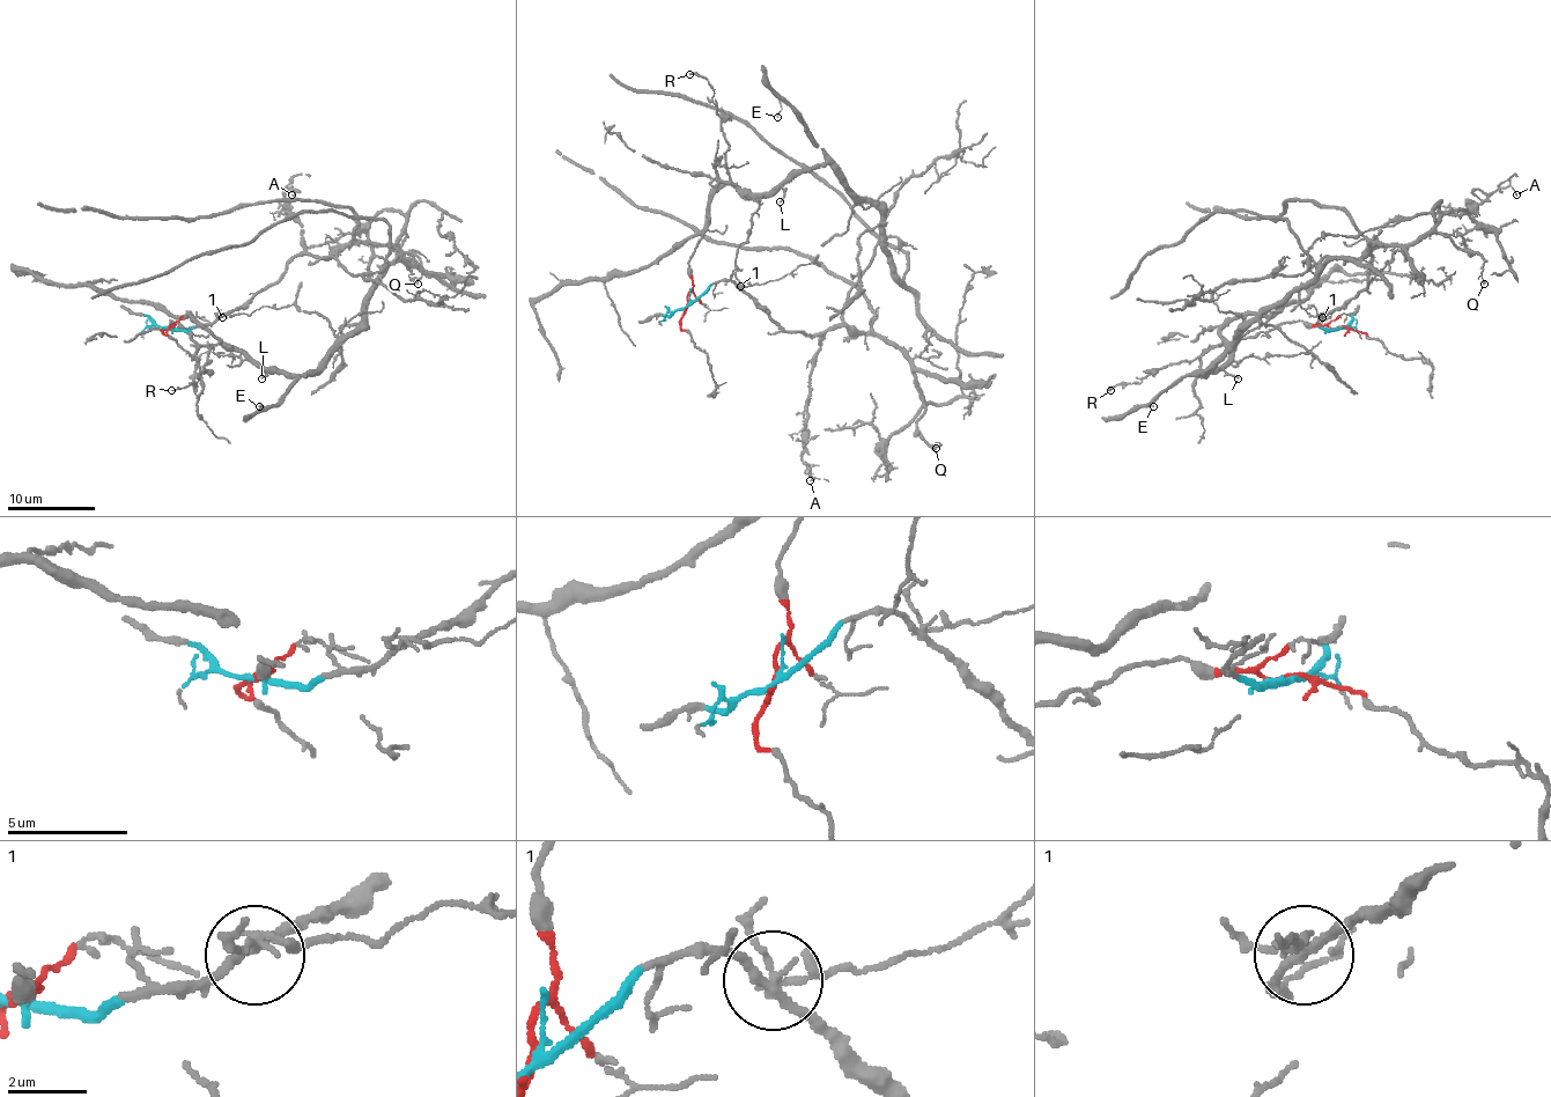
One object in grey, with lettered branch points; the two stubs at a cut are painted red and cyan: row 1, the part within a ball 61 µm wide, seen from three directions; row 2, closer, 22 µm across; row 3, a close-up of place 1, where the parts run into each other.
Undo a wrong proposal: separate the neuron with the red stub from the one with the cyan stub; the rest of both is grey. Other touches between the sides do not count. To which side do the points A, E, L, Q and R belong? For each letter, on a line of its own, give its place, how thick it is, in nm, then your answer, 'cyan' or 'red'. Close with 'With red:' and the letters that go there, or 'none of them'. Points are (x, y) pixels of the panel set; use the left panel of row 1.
A: at (292, 194); 110 nm thick; cyan
E: at (259, 406); 90 nm thick; red
L: at (261, 378); 140 nm thick; red
Q: at (418, 284); 140 nm thick; cyan
R: at (171, 390); 170 nm thick; red
With red: E, L, R

